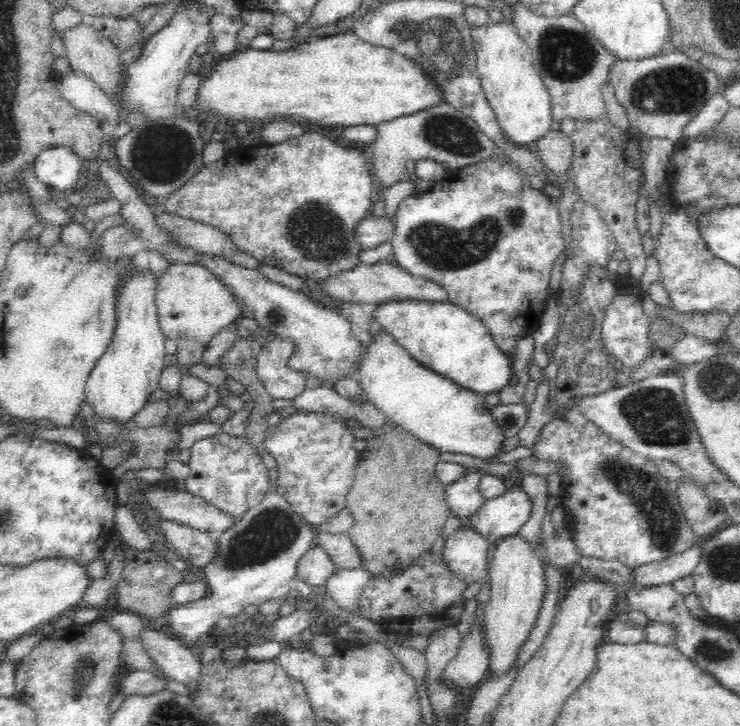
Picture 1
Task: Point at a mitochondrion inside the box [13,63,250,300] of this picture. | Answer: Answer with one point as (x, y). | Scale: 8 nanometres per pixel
(163, 153)

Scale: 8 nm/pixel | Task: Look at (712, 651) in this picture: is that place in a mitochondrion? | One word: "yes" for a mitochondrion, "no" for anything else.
yes

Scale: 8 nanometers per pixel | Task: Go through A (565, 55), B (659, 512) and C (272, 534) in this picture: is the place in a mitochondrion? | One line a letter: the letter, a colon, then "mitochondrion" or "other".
A: mitochondrion
B: mitochondrion
C: mitochondrion

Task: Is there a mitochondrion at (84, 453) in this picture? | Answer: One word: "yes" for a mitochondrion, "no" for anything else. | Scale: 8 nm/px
no

